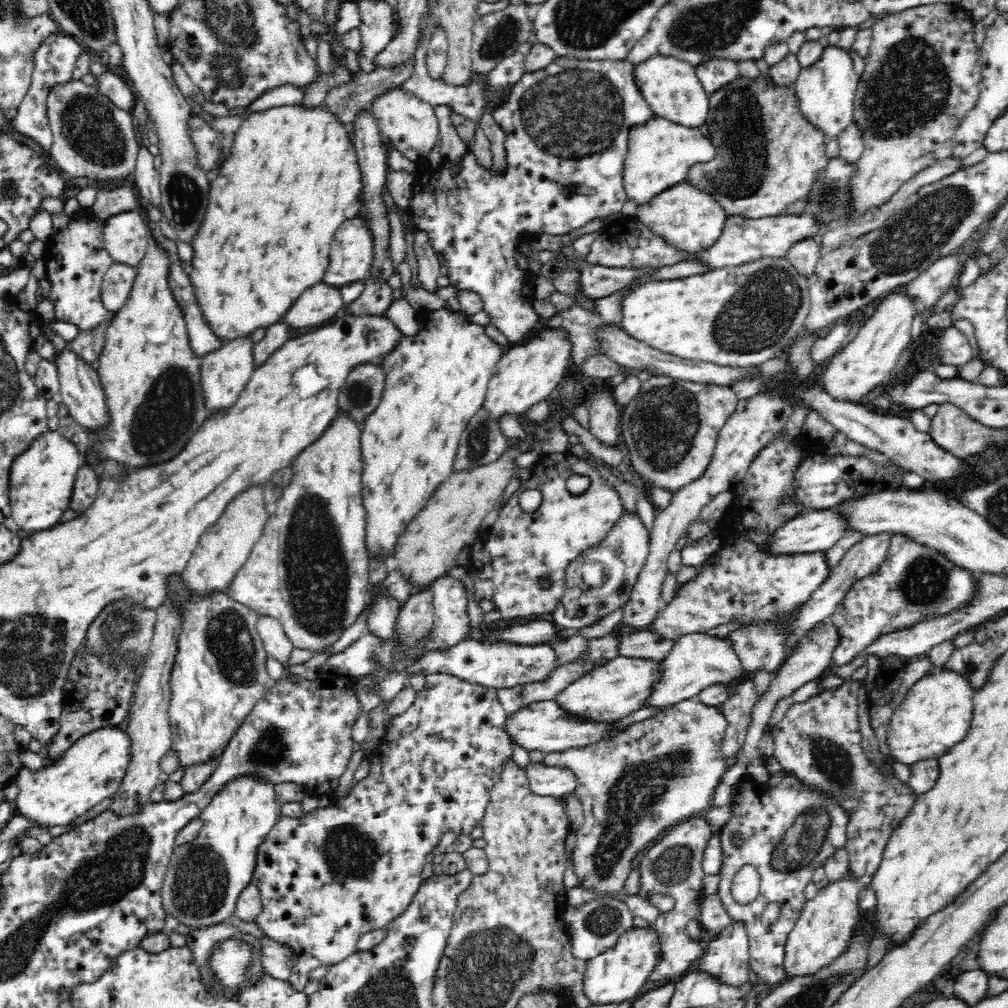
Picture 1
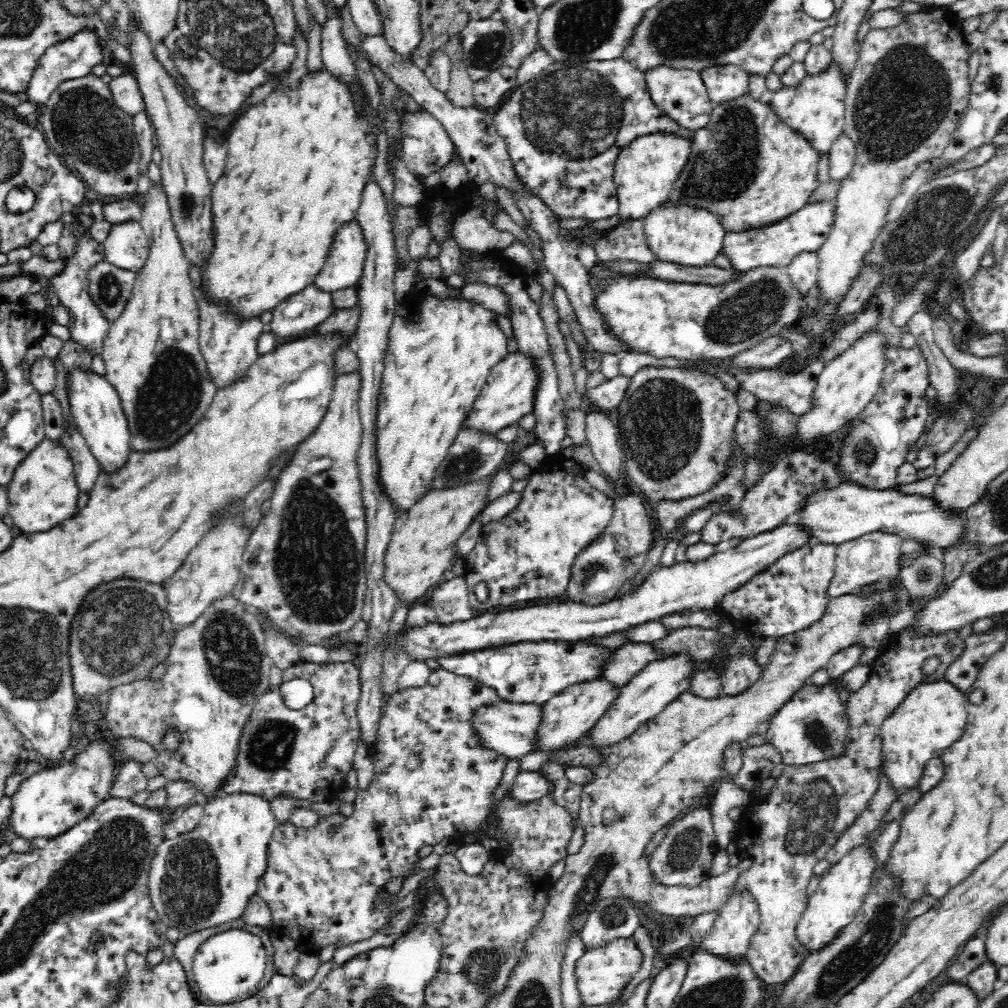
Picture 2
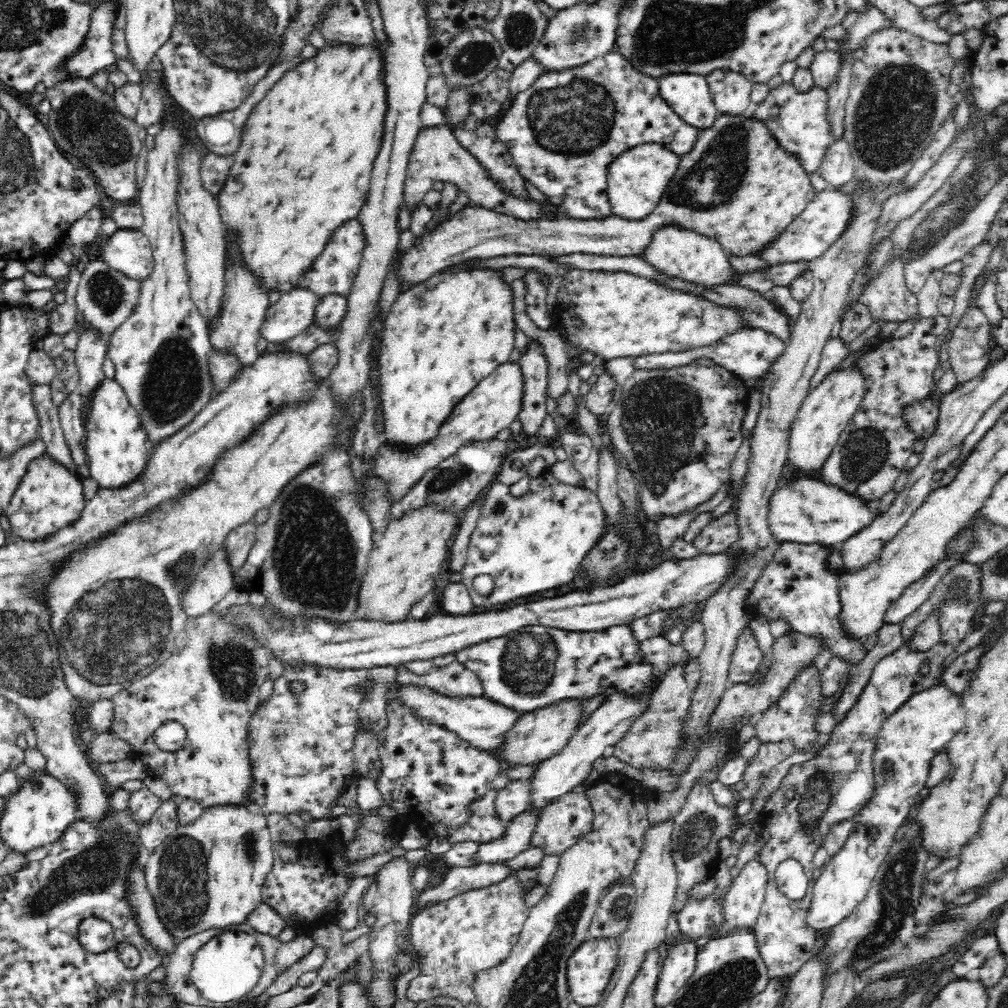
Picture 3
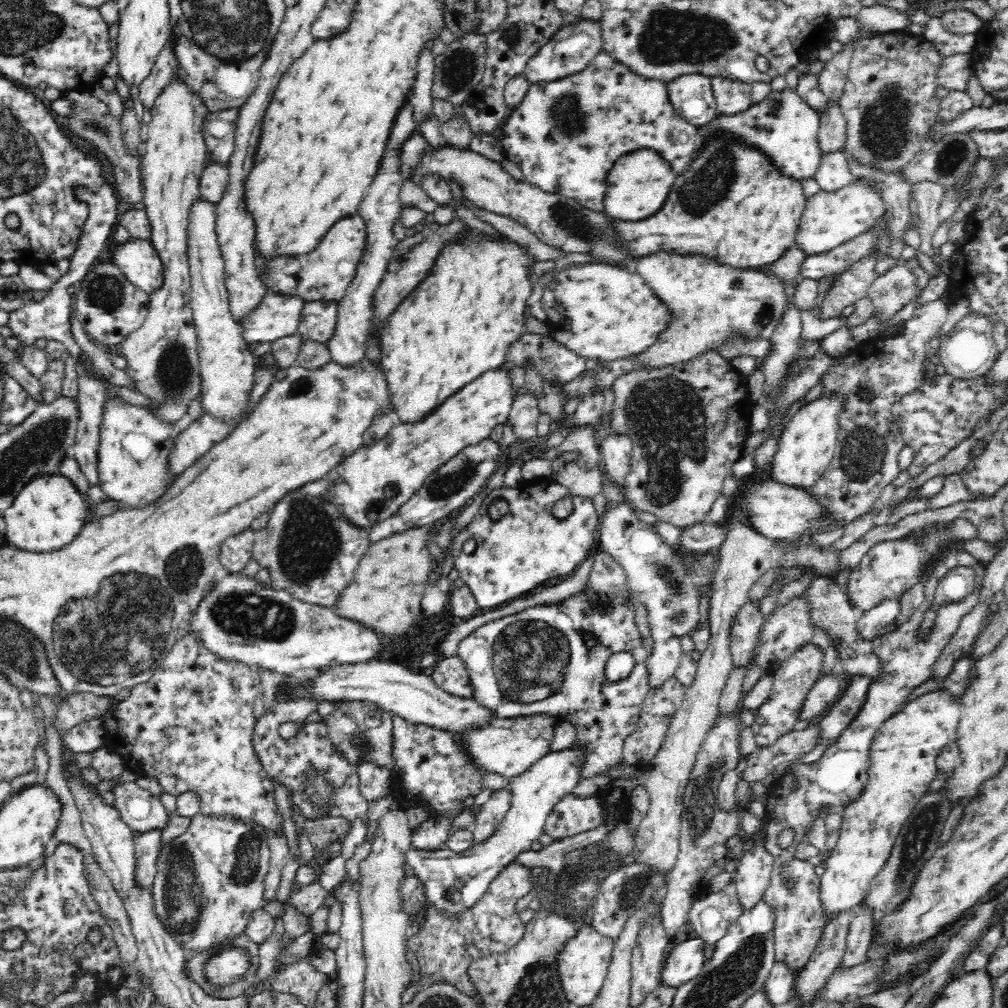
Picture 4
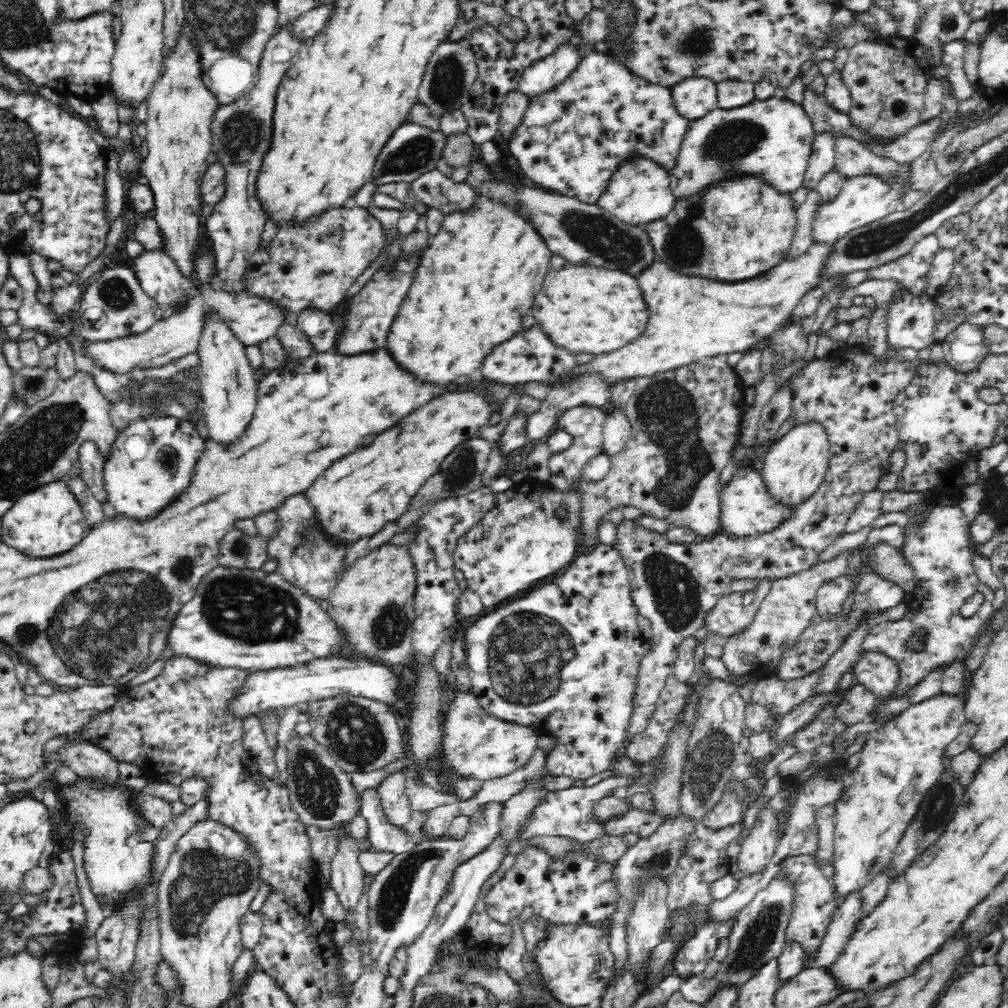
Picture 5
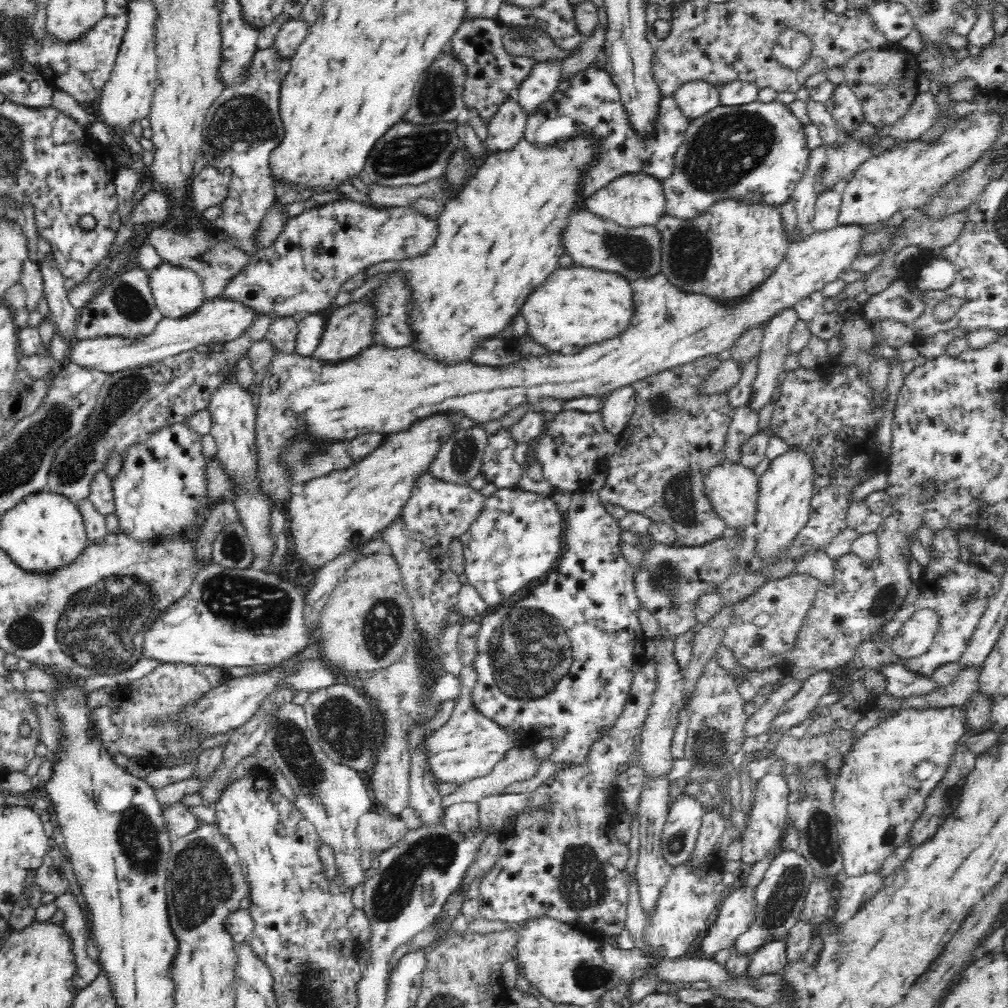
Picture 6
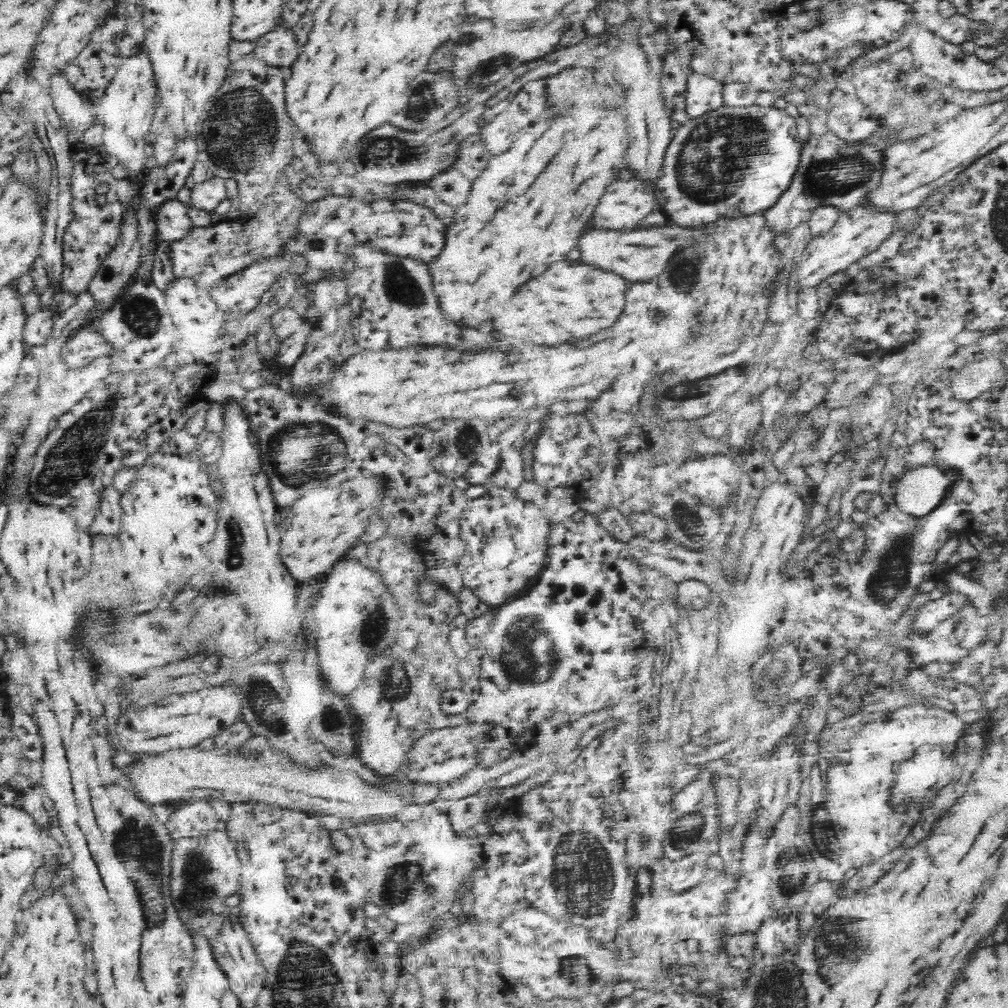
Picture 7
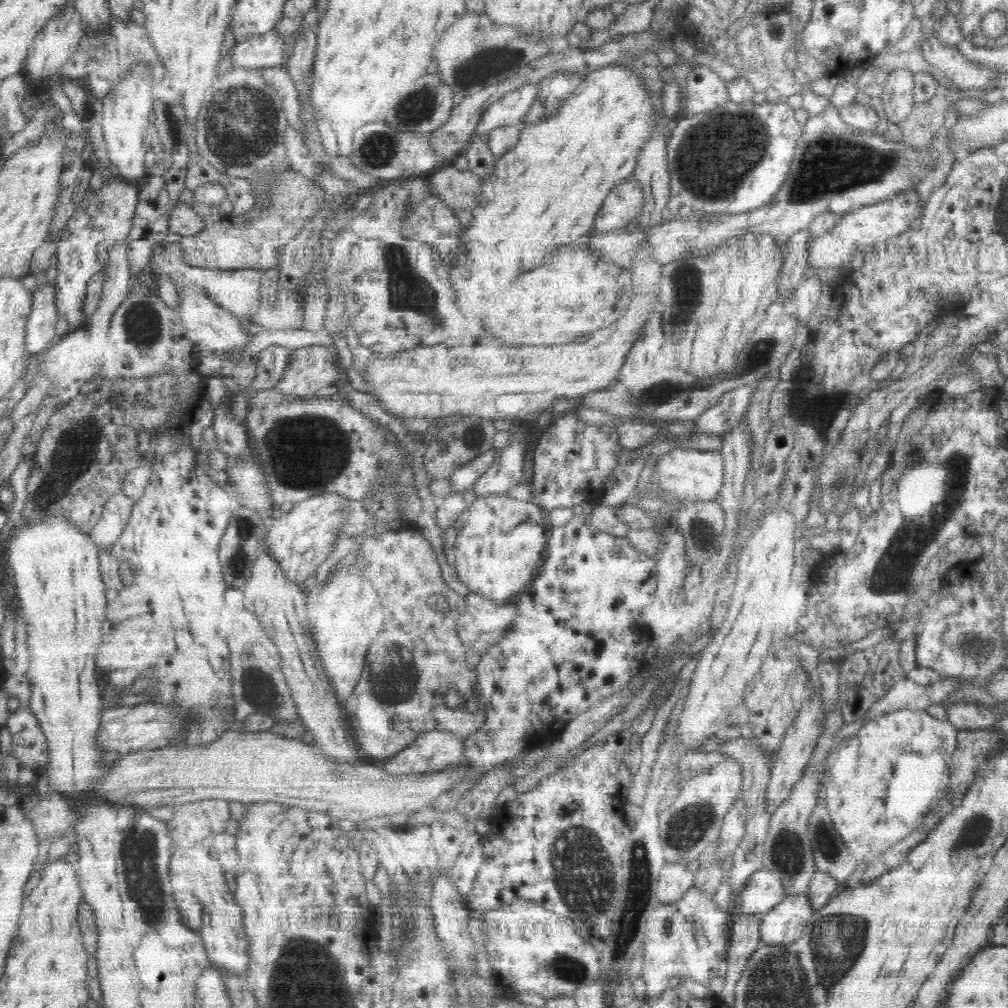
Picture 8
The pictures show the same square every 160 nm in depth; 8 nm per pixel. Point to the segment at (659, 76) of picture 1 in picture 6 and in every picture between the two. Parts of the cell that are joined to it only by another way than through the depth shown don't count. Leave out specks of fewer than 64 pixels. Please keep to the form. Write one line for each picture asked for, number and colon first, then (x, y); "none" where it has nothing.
2: (681, 94)
3: (688, 94)
4: (692, 96)
5: (693, 97)
6: (696, 98)

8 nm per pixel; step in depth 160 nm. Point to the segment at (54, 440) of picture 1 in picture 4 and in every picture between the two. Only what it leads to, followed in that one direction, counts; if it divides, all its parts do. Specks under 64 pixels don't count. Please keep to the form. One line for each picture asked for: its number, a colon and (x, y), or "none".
2: (43, 493)
3: (50, 497)
4: (49, 513)

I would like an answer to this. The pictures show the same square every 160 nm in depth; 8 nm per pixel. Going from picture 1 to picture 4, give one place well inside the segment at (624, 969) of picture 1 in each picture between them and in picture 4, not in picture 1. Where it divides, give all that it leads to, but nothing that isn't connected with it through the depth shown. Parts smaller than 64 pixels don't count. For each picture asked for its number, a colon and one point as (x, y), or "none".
2: (601, 972)
3: (589, 967)
4: (582, 963)

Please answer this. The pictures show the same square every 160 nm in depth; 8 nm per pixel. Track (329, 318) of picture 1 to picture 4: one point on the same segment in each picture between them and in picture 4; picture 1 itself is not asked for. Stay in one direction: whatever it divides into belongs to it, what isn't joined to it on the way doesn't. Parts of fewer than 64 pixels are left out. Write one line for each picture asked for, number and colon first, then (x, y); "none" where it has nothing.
2: (302, 311)
3: (294, 311)
4: (275, 316)

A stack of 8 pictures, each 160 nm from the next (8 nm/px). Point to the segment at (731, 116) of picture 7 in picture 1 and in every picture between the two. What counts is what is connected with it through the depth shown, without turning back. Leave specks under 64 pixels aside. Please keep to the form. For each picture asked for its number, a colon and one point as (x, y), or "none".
1: (824, 92)
2: (814, 109)
3: (797, 122)
4: (782, 127)
5: (771, 140)
6: (757, 153)

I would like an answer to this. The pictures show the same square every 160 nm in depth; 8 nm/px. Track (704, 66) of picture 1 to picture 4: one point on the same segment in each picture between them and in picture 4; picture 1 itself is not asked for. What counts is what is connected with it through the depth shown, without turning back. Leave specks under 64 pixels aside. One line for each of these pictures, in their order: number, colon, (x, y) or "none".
2: (726, 83)
3: (730, 92)
4: (732, 96)

